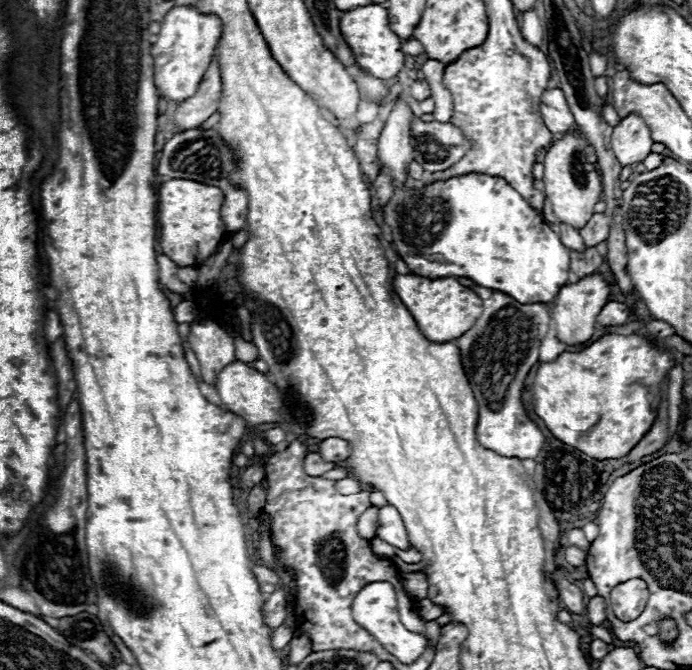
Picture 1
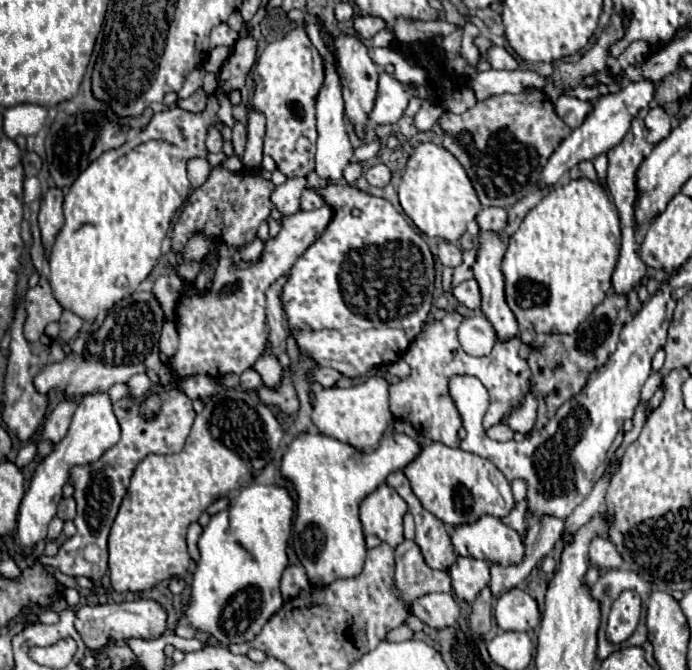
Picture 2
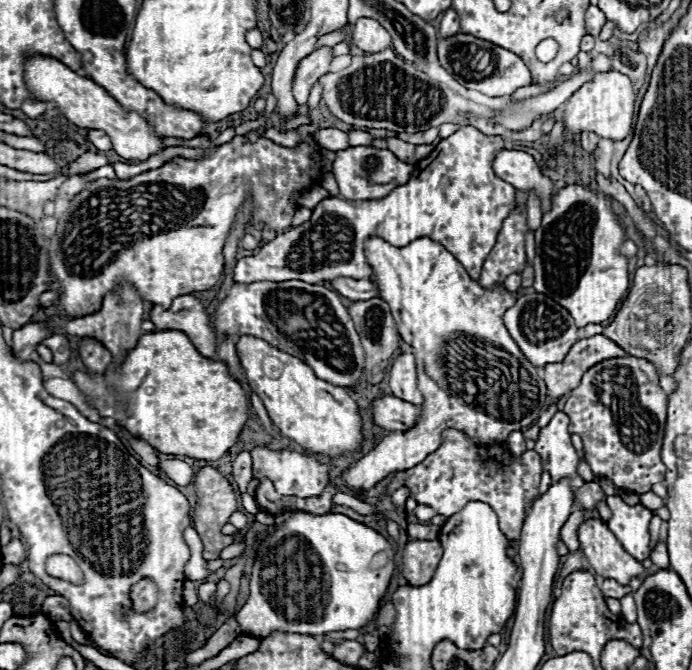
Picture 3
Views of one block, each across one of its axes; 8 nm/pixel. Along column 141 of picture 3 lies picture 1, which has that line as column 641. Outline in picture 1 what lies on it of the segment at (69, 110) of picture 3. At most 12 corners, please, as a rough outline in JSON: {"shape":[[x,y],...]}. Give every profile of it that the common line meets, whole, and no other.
{"shape":[[642,116],[614,126],[610,146],[622,166],[642,162],[654,144]]}

